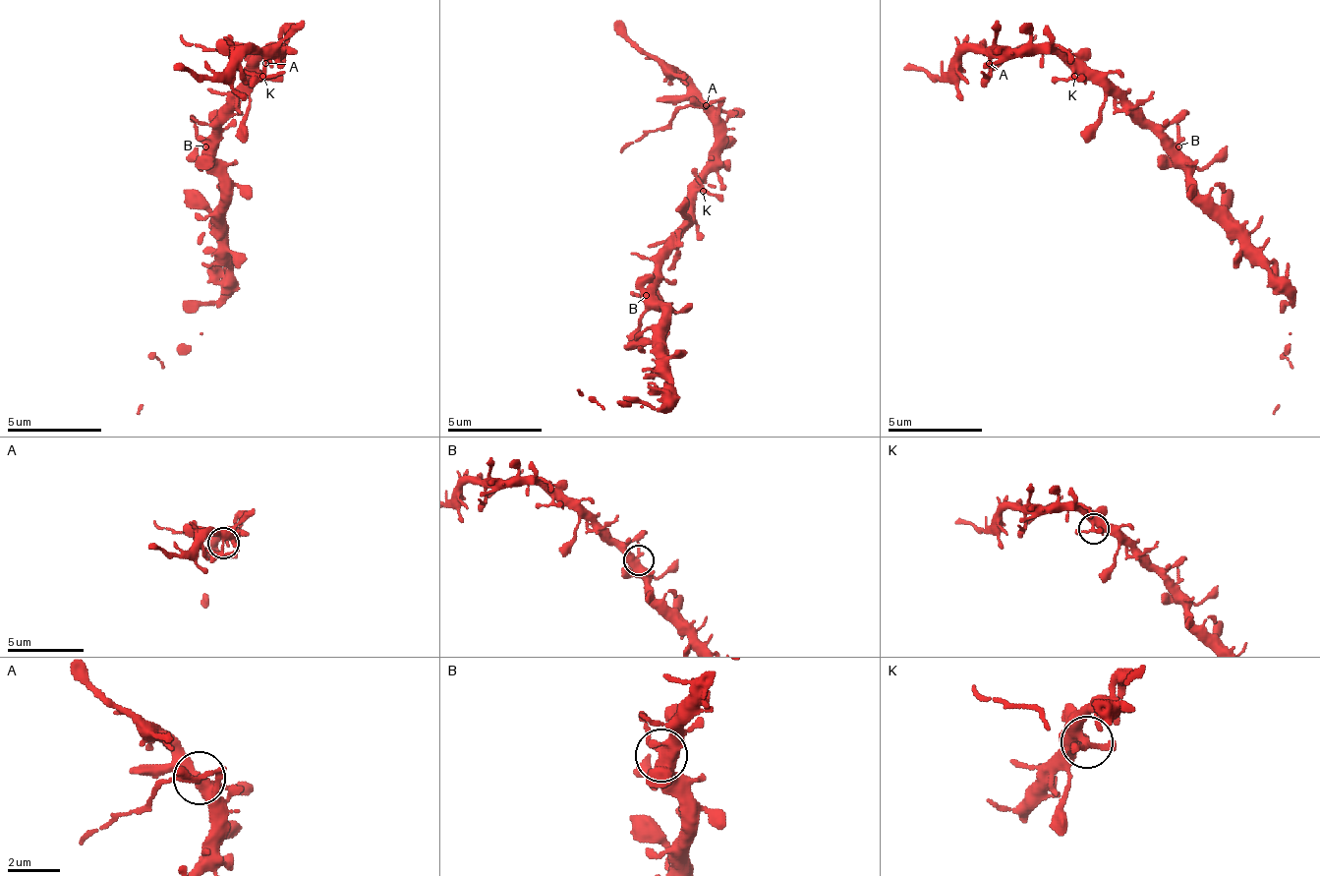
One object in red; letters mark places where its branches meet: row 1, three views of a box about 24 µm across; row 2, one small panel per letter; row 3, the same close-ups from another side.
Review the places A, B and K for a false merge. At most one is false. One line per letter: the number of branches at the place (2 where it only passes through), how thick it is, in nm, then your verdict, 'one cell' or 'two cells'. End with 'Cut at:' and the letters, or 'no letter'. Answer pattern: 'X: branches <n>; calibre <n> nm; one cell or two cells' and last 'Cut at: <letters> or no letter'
A: branches 6; calibre 320 nm; two cells
B: branches 5; calibre 440 nm; one cell
K: branches 6; calibre 320 nm; one cell
Cut at: A

